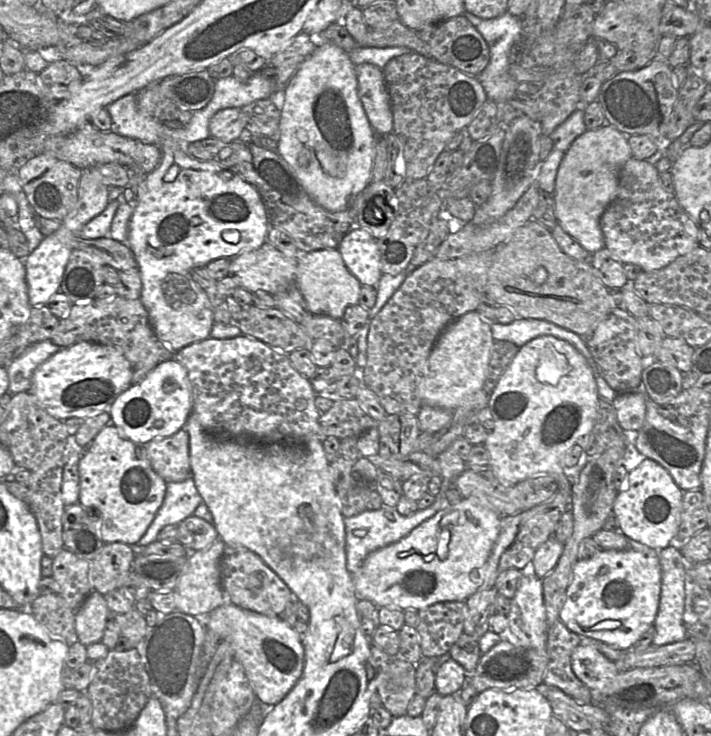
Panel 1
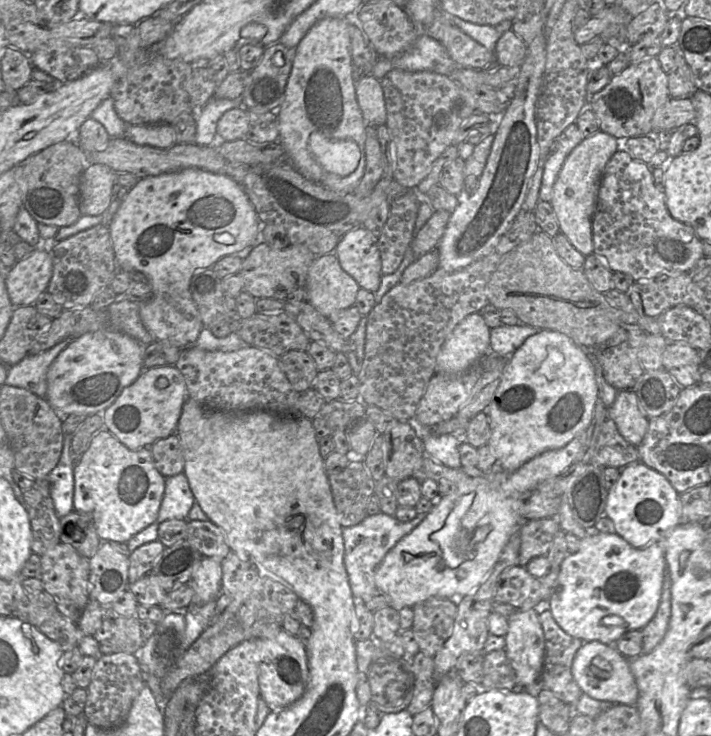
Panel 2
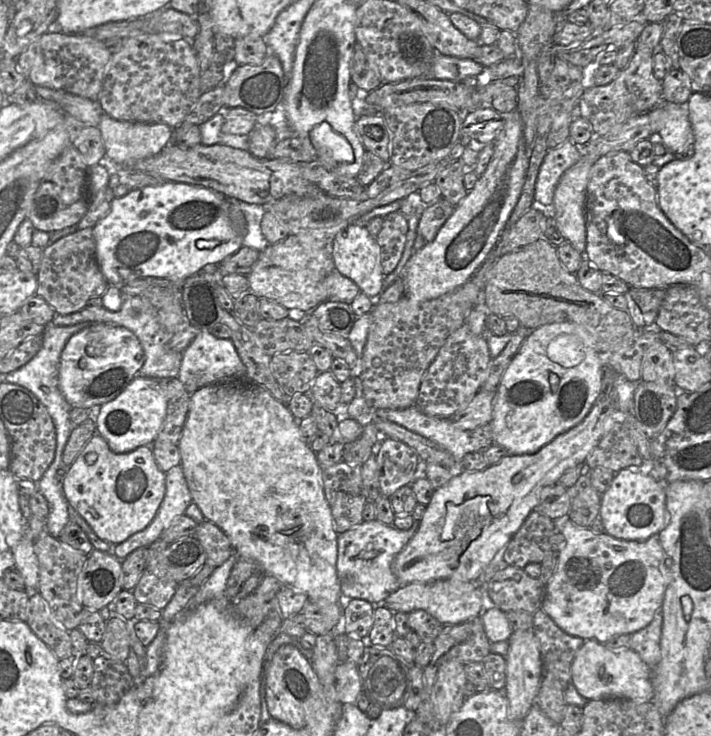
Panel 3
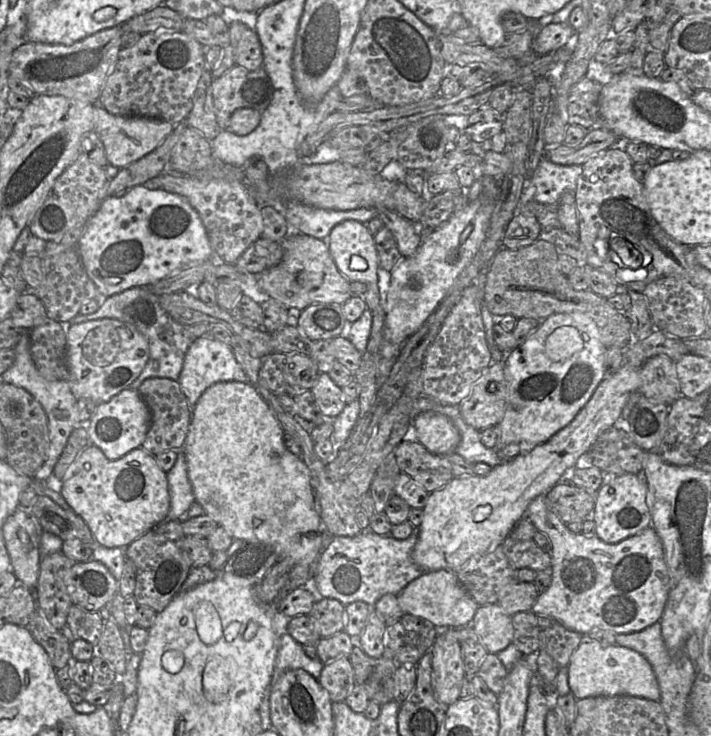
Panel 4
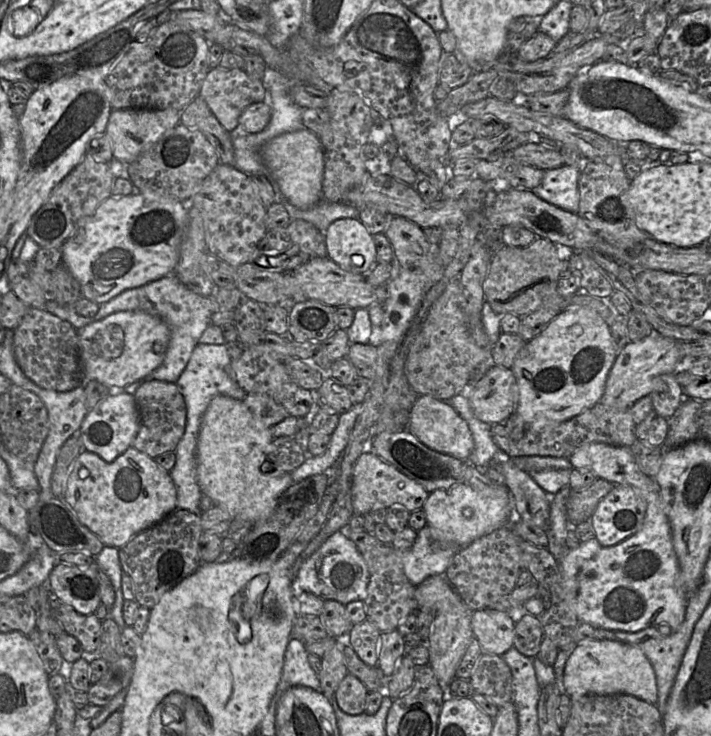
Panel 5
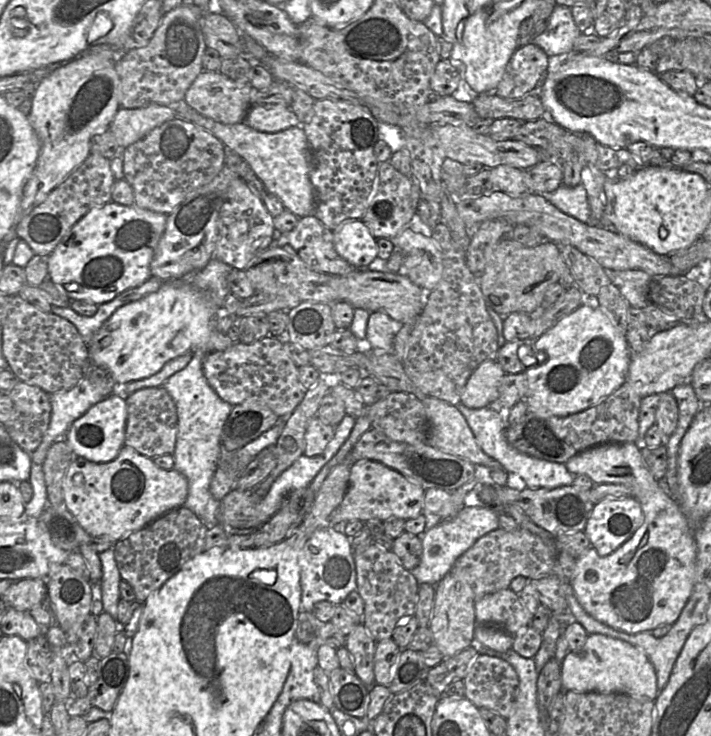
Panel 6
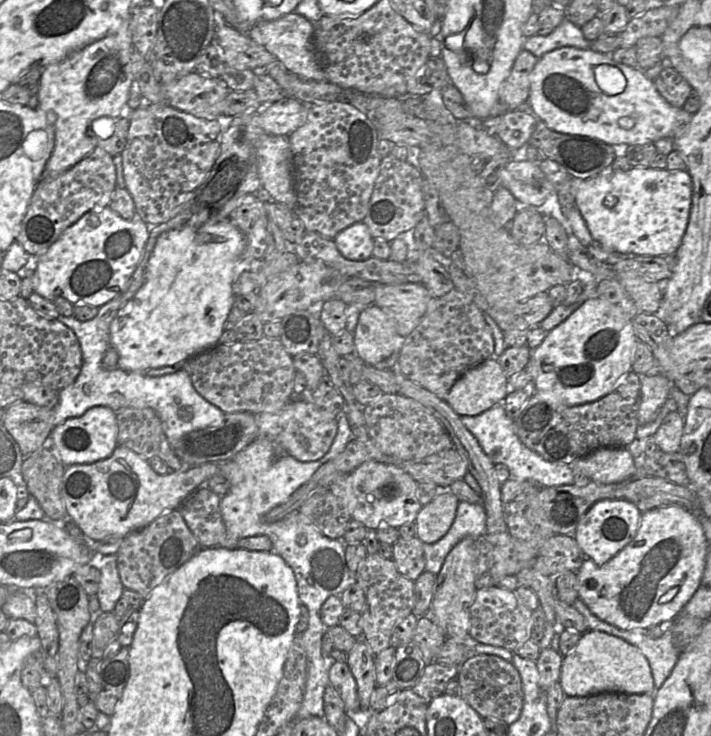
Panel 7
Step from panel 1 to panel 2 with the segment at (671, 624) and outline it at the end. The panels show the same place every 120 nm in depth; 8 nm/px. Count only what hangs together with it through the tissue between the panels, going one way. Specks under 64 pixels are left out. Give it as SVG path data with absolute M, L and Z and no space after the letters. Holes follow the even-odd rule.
M666 565L666 574L663 584L662 596L657 612L653 617L653 619L643 629L641 629L643 635L642 654L651 653L651 651L662 641L668 629L670 616L671 616L671 581L667 574L667 565Z

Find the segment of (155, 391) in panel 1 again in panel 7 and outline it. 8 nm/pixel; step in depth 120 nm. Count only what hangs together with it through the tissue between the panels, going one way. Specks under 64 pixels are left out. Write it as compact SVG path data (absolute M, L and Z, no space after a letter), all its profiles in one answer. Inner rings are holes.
M105 406L92 407L82 416L69 418L55 426L50 439L51 448L66 466L91 464L108 458L118 445L116 412Z

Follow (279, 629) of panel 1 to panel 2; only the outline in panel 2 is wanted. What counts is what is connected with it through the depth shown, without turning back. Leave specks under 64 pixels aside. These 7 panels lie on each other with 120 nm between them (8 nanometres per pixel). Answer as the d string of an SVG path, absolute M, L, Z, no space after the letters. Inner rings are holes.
M281 630L270 639L258 639L259 651L258 682L260 697L270 711L278 711L296 702L305 693L310 673L306 648L297 636Z

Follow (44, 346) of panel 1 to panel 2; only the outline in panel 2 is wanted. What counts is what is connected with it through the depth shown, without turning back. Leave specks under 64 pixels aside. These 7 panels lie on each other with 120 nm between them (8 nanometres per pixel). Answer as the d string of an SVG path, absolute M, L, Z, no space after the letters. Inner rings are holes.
M66 339L38 354L27 354L20 362L8 366L5 383L25 388L41 398L46 397L47 372L50 365L74 339Z

